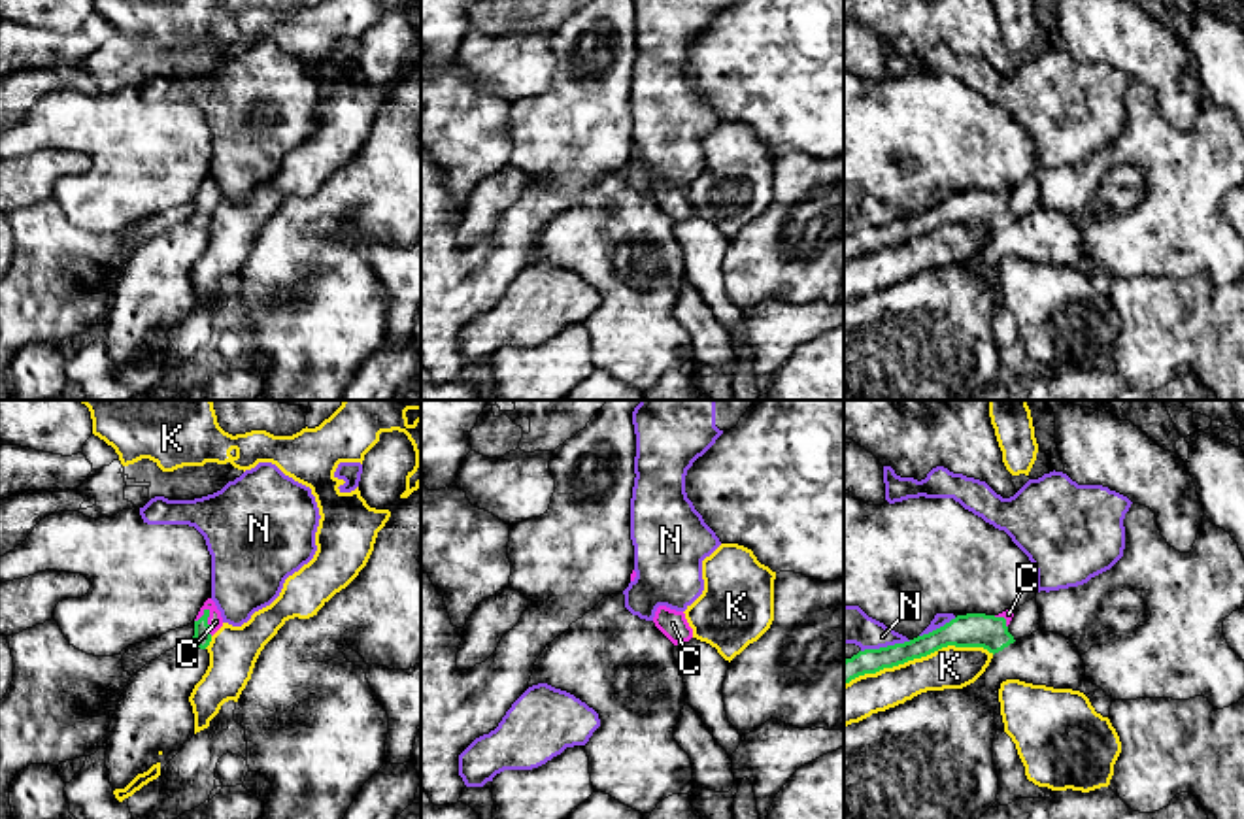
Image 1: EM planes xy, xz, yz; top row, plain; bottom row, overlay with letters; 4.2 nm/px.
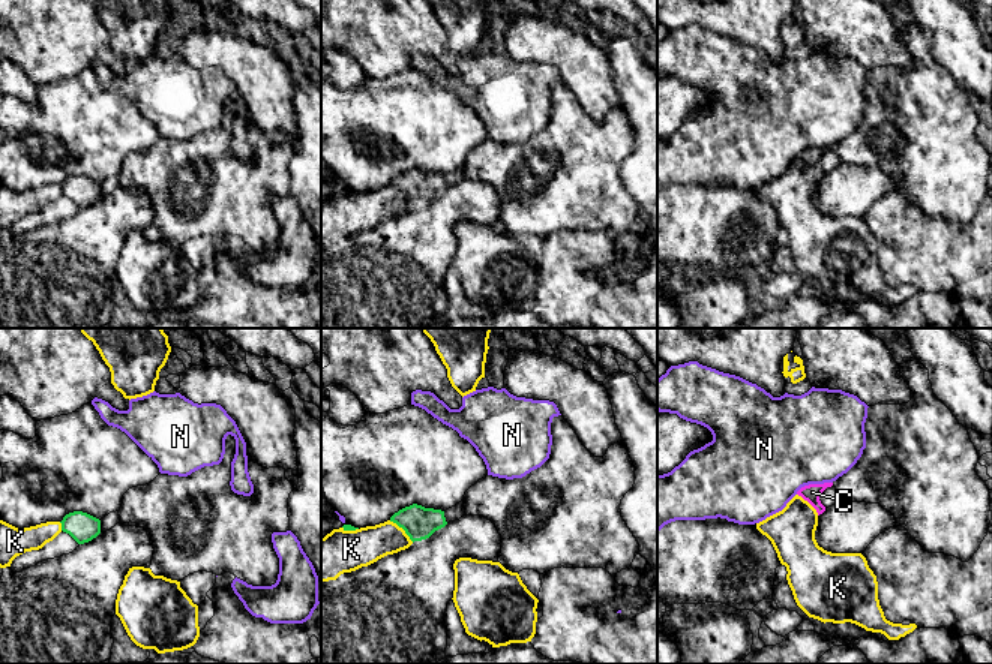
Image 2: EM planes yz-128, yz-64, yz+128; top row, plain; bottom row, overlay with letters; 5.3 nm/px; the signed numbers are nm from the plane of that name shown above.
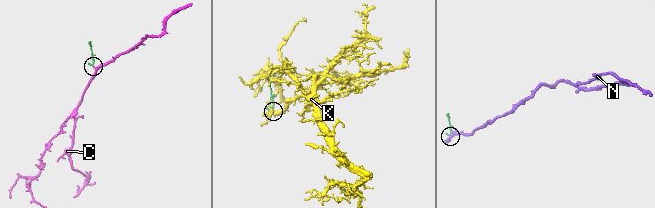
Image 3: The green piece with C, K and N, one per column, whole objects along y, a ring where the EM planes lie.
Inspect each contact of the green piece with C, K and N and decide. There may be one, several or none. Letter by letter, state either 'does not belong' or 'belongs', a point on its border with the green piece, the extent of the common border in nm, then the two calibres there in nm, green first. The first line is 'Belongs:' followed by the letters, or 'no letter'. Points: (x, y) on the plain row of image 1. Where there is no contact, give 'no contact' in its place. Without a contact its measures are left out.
Belongs: C
C: belongs; contact xy (206, 199); length 120 nm; calibres 70 and 60 nm
K: does not belong; contact yz (918, 234); length 650 nm; calibres 140 and 180 nm
N: does not belong; contact yz (888, 223); length 220 nm; calibres 110 and 160 nm

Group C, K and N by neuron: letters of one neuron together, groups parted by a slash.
C / K / N

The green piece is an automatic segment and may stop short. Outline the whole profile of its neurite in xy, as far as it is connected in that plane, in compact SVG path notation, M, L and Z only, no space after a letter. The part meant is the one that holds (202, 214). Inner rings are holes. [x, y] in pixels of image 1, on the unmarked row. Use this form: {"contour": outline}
{"contour": "M208 176L194 196L194 213L189 219L194 225L206 226L211 213L223 204L221 189L215 179Z"}

